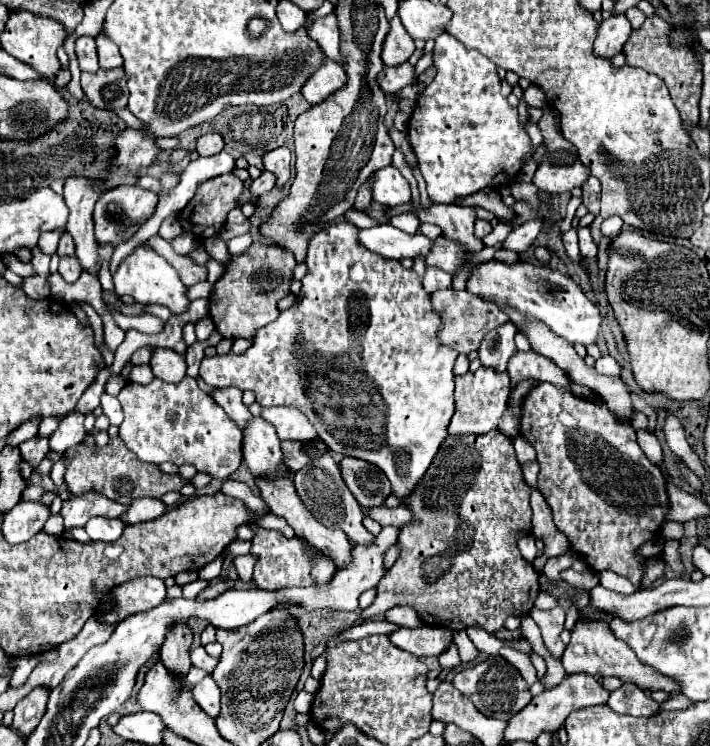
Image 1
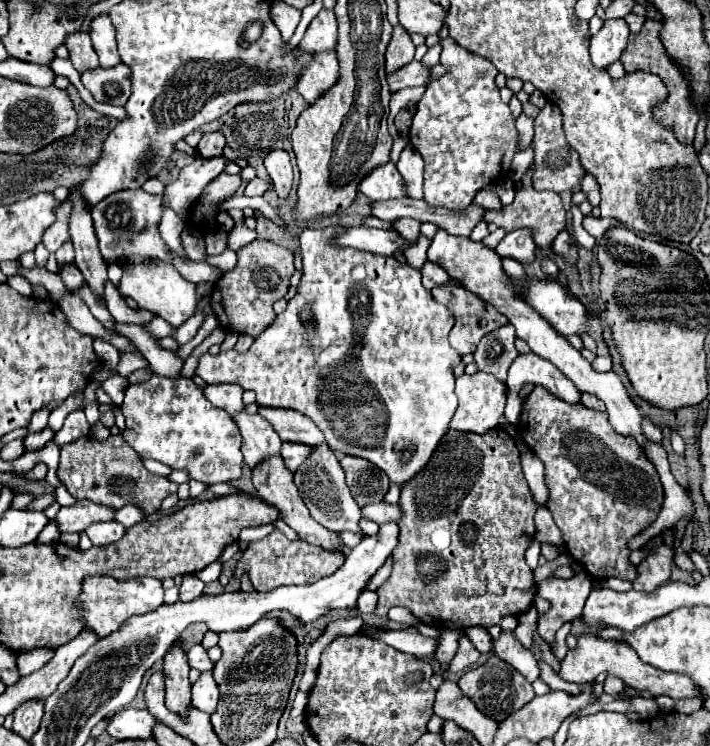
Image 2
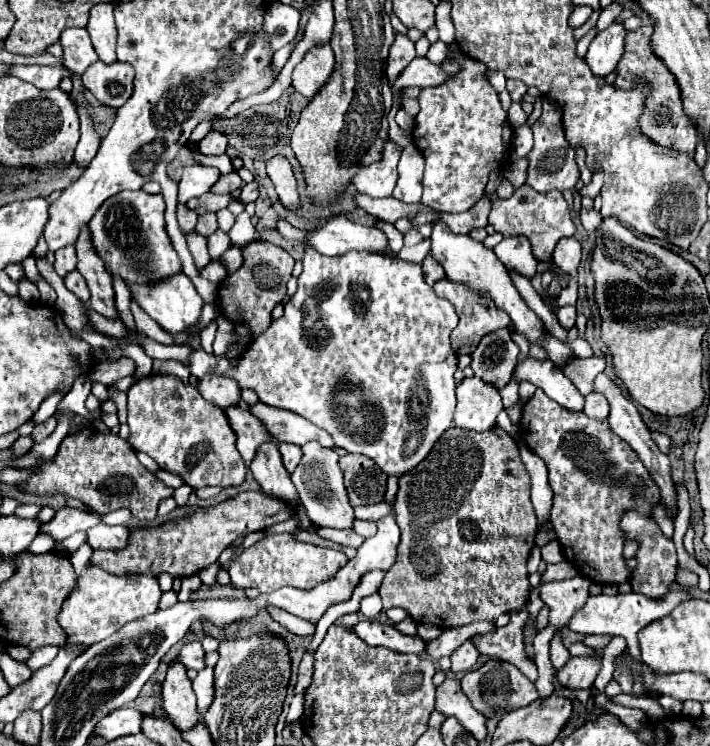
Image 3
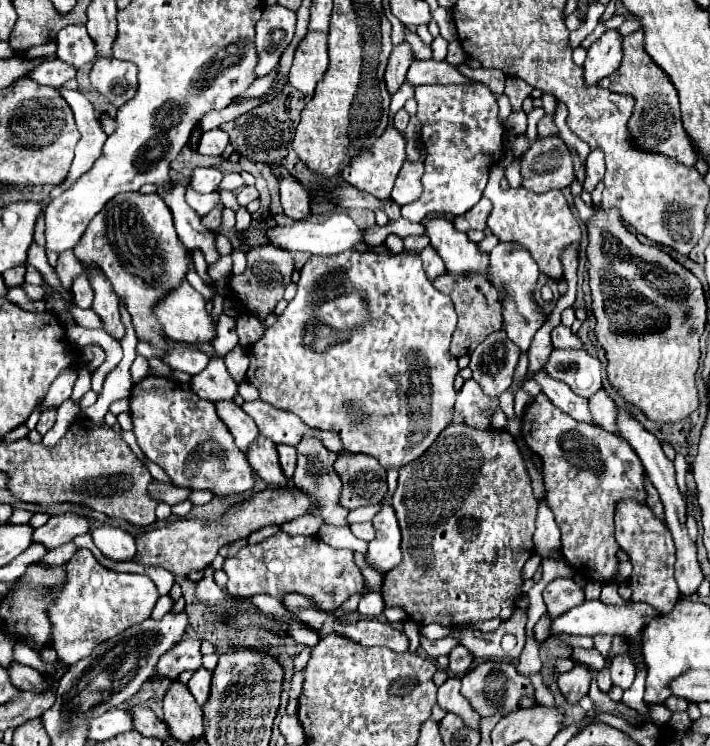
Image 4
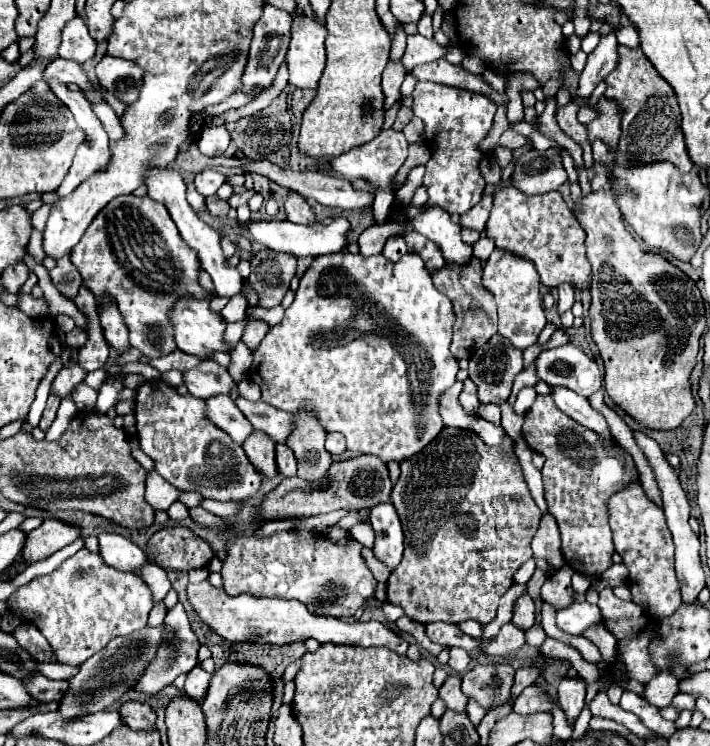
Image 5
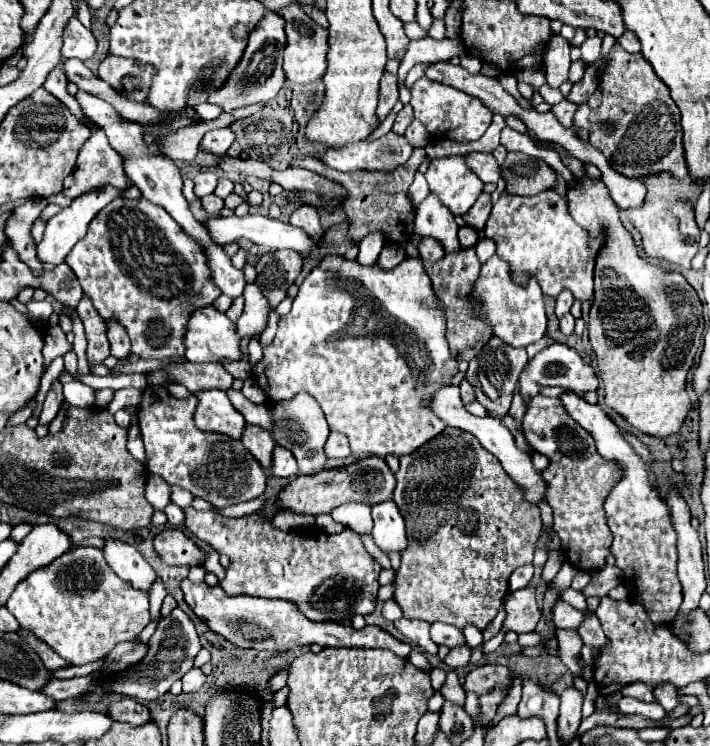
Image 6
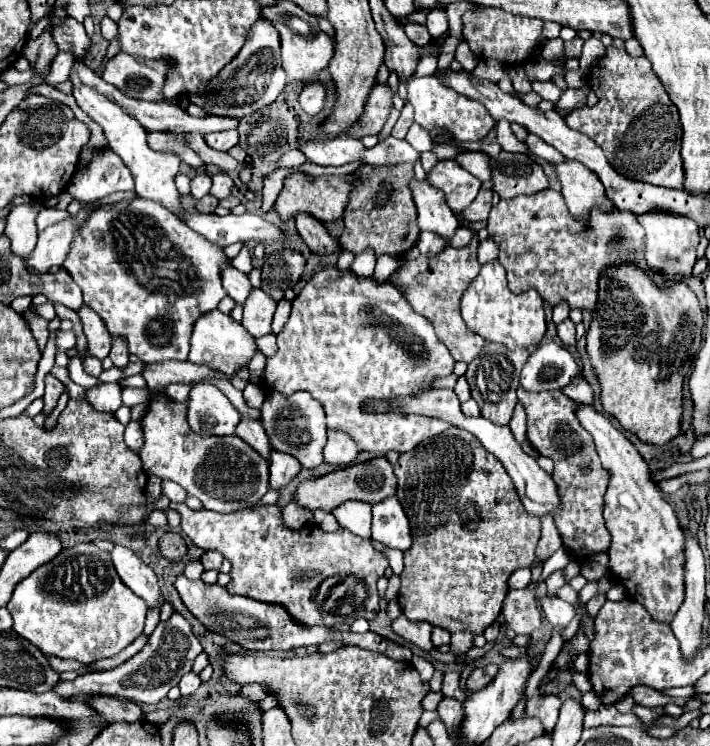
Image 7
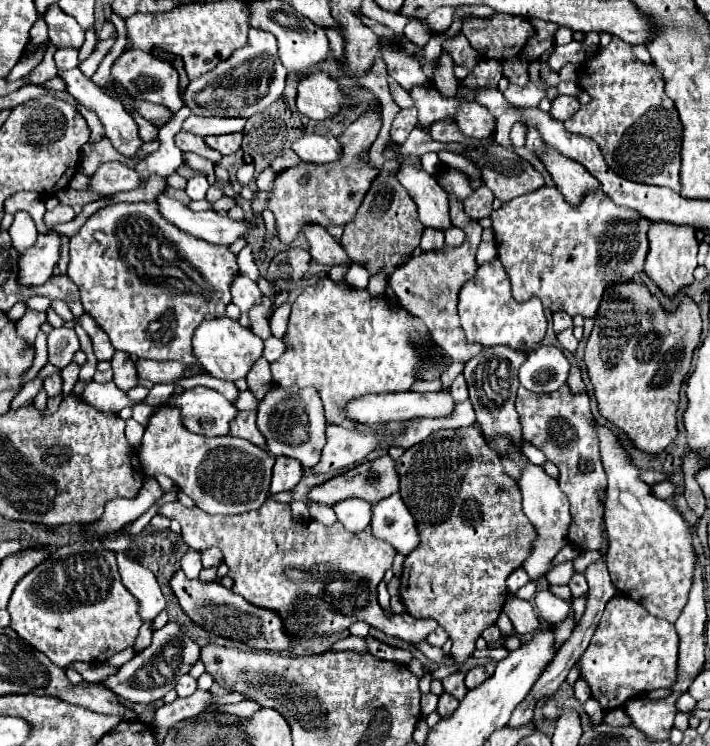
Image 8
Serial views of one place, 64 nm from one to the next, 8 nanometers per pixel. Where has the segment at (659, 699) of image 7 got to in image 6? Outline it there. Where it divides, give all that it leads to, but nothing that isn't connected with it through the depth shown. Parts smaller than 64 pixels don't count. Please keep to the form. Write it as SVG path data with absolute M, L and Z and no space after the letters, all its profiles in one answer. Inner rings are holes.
M641 682L629 684L620 692L623 696L631 696L646 703L655 702L653 688Z

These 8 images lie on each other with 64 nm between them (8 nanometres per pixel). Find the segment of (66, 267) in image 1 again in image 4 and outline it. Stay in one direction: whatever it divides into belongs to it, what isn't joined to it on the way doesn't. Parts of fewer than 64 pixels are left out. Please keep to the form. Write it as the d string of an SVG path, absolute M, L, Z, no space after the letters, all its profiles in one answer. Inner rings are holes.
M80 274L74 284L72 284L72 294L74 294L74 304L78 308L92 308L92 286L88 282L88 278L84 278L84 274Z

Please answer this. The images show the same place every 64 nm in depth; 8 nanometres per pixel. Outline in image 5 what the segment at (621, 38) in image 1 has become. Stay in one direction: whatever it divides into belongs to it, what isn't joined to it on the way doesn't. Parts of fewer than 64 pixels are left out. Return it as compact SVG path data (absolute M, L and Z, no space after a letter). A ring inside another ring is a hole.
M610 32L600 40L598 48L592 54L588 54L586 68L578 80L576 96L590 98L592 90L616 68L616 48L618 48L616 34Z

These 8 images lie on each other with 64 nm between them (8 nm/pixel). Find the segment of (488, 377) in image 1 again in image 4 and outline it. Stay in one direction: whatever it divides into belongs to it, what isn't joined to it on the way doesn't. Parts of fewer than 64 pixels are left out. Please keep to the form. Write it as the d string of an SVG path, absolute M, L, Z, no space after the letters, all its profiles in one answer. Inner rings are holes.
M466 380L462 390L458 392L456 404L454 408L458 412L462 412L464 420L468 426L474 426L478 430L484 430L490 426L490 414L498 408L498 400L496 398L488 398L482 390L480 384L476 380Z

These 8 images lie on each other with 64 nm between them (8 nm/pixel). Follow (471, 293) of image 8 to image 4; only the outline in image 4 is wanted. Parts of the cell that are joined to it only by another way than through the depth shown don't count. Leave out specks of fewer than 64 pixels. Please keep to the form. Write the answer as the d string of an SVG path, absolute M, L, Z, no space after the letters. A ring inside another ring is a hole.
M496 244L496 248L490 252L492 266L488 266L488 282L500 292L500 302L502 302L502 330L506 336L522 350L526 352L532 344L534 334L538 328L544 324L544 316L538 312L538 304L532 300L536 282L538 282L538 266L530 258L528 250L524 250L518 244ZM512 294L512 298L508 298Z

